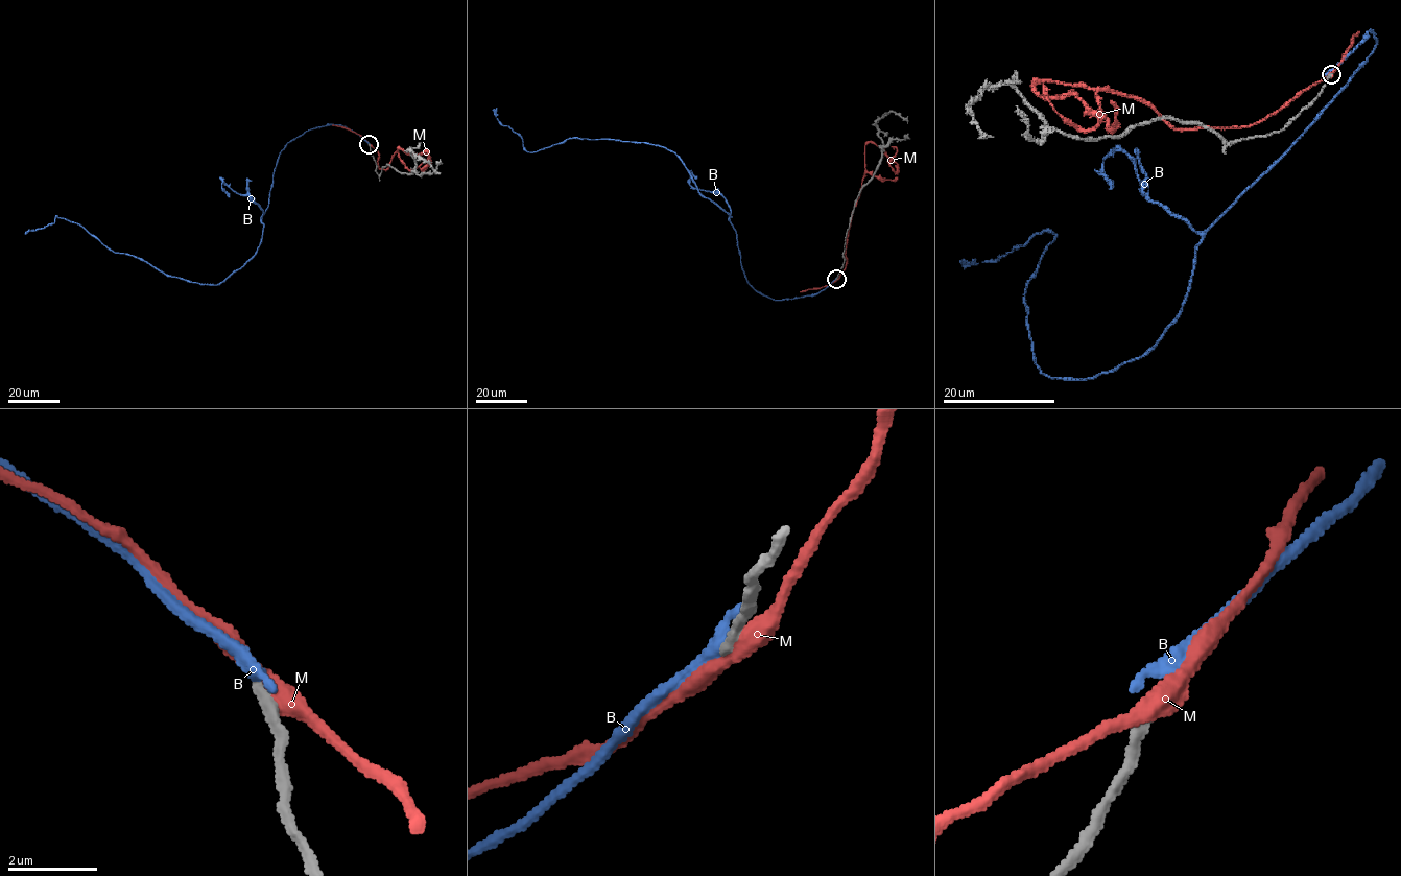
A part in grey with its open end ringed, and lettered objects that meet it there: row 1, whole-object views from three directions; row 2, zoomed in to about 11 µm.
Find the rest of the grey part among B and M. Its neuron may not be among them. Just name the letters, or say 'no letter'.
no letter

